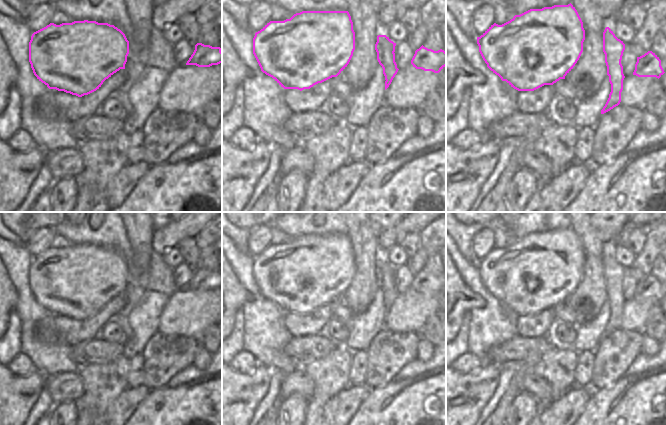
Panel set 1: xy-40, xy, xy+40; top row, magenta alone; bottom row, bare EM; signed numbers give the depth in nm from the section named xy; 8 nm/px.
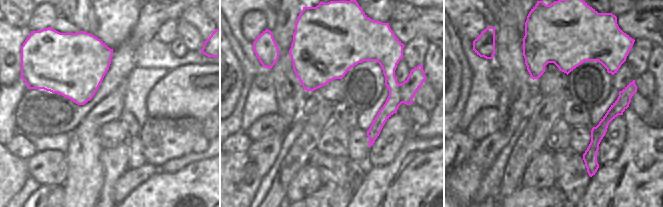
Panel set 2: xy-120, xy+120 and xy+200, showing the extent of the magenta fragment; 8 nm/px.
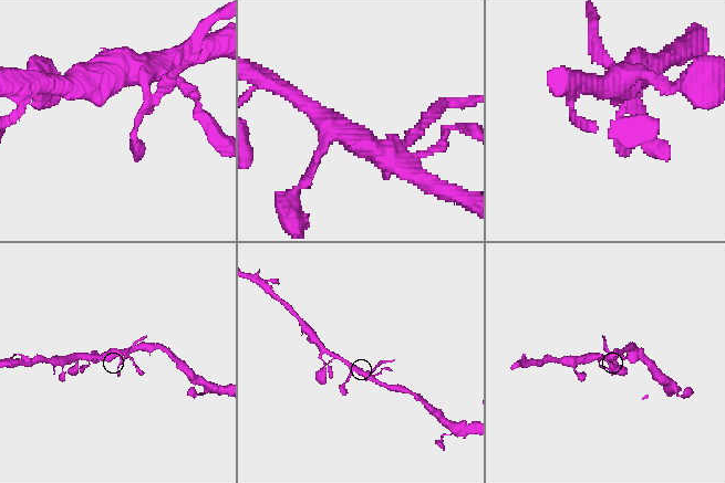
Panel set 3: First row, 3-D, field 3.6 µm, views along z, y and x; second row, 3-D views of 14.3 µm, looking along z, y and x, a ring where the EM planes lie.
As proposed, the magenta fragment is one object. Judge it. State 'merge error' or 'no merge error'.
merge error

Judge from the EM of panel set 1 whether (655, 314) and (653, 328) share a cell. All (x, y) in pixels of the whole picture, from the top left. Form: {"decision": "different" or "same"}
{"decision": "same"}

